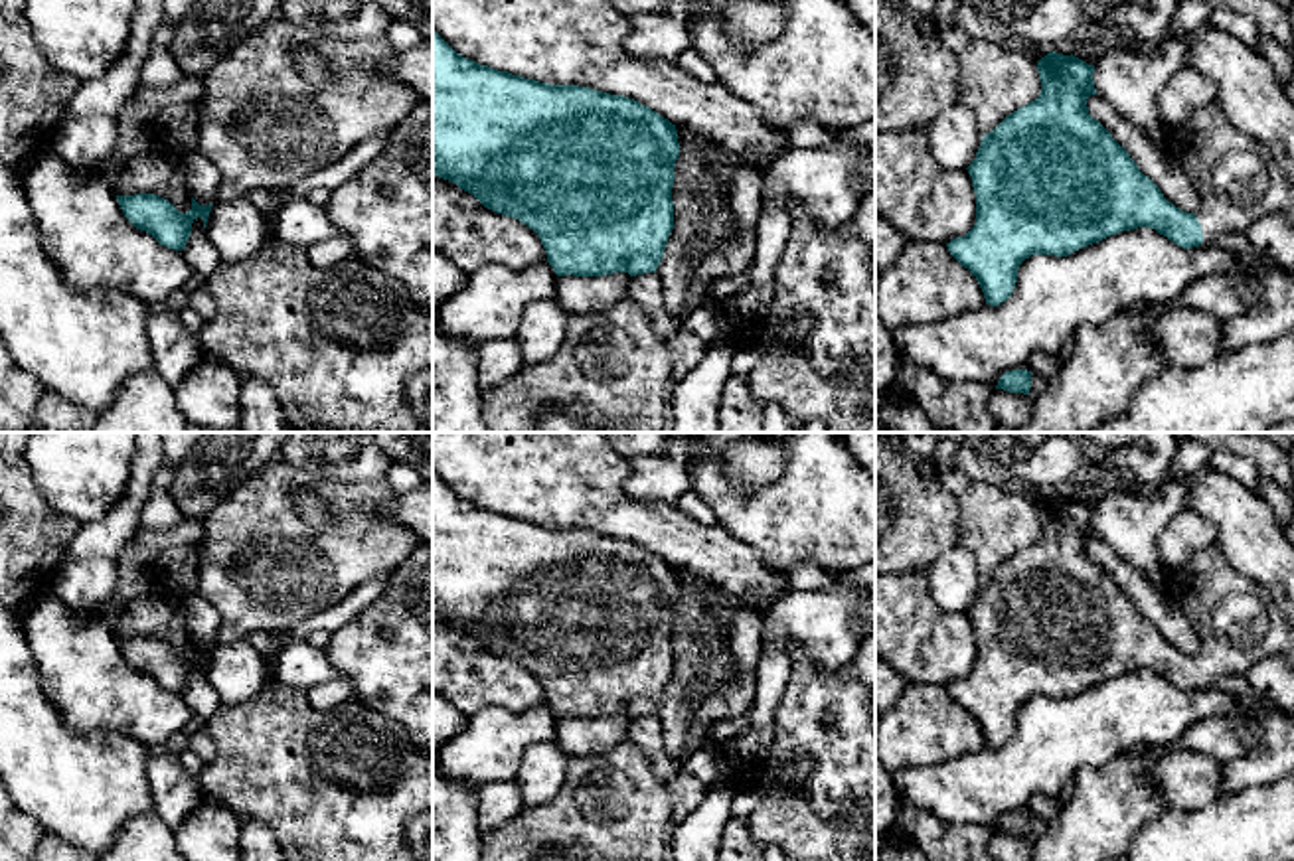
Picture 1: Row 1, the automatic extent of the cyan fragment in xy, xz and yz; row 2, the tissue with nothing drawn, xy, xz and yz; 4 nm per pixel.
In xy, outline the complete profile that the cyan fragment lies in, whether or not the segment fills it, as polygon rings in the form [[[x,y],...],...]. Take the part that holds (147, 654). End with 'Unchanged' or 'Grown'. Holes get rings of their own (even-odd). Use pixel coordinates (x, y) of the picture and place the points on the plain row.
[[[154,636],[117,638],[124,660],[140,673],[152,677],[160,687],[182,693],[190,681],[192,665],[202,660],[203,671],[211,648],[200,648],[192,640],[192,652],[180,656],[174,646]]]. Unchanged

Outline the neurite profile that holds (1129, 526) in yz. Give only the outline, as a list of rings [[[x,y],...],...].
[[[1168,482],[1156,498],[1114,492],[1094,508],[1096,537],[1124,563],[1164,588],[1158,537],[1175,513],[1187,508],[1187,488]]]

